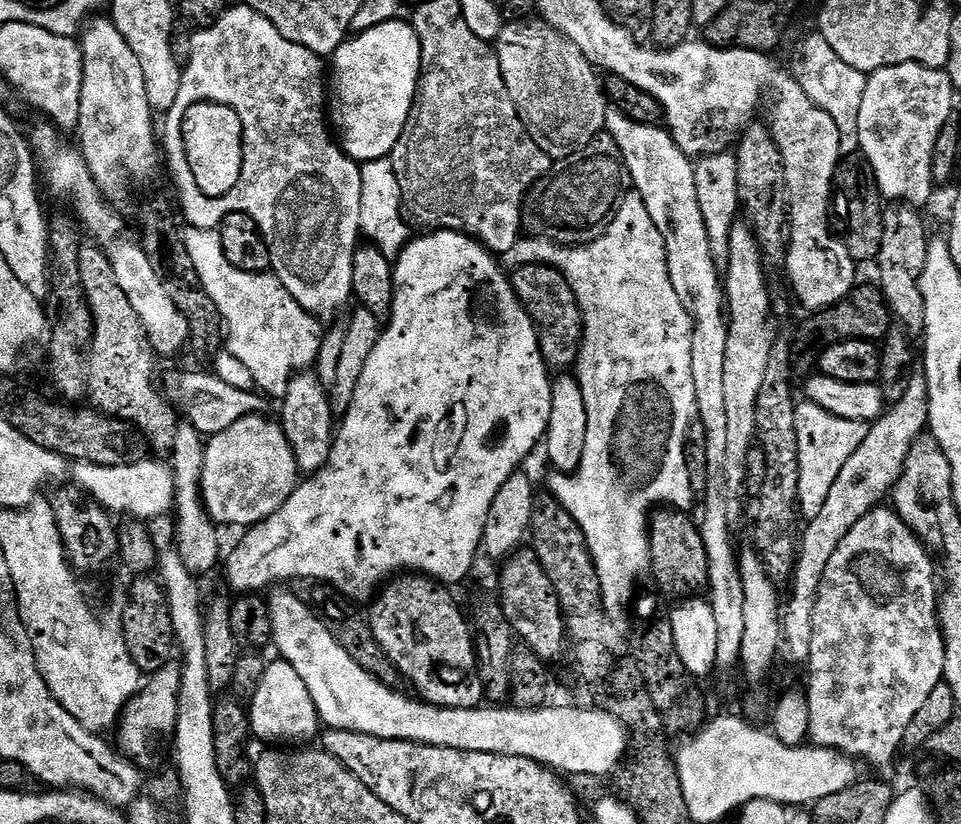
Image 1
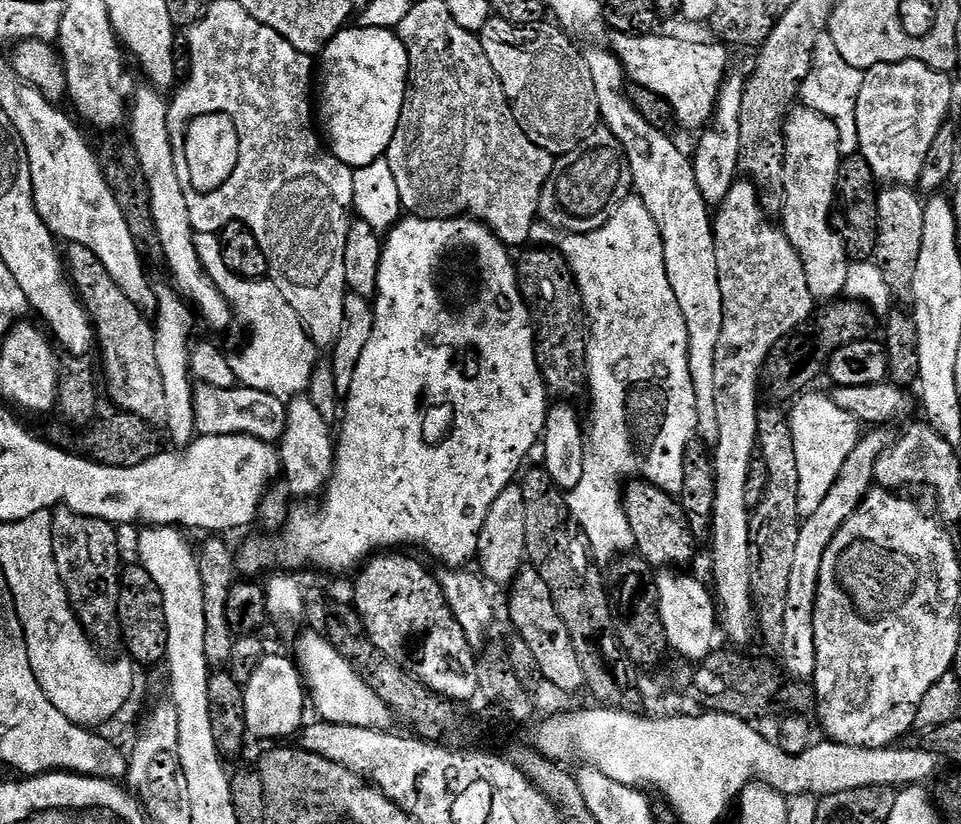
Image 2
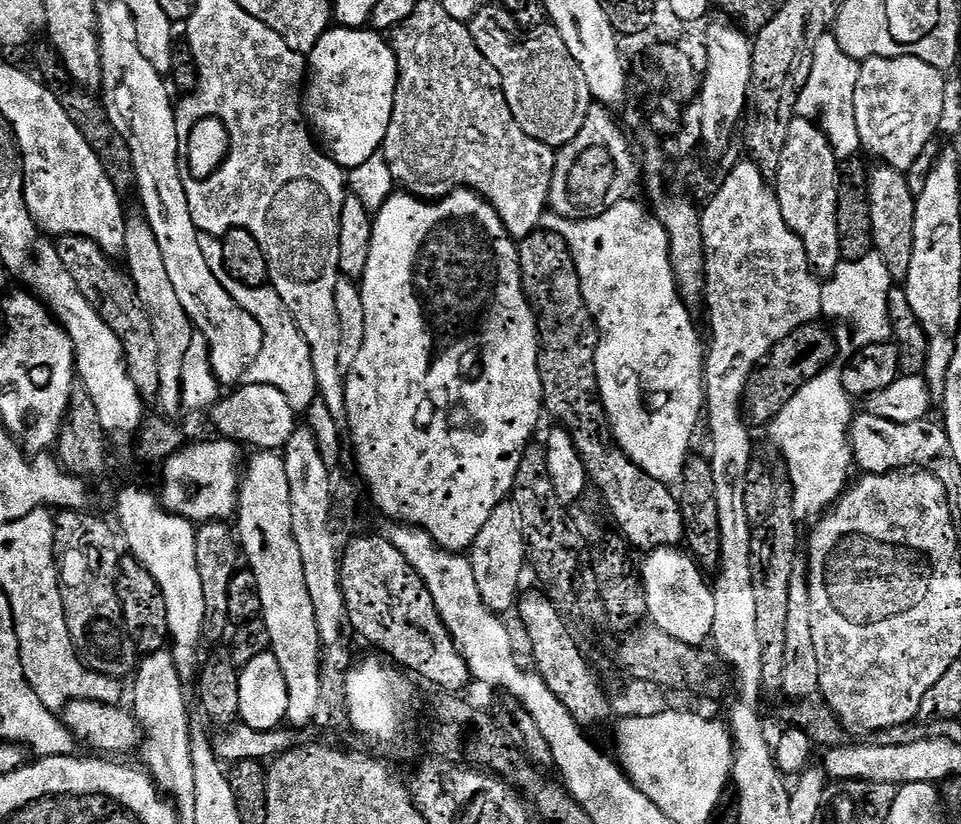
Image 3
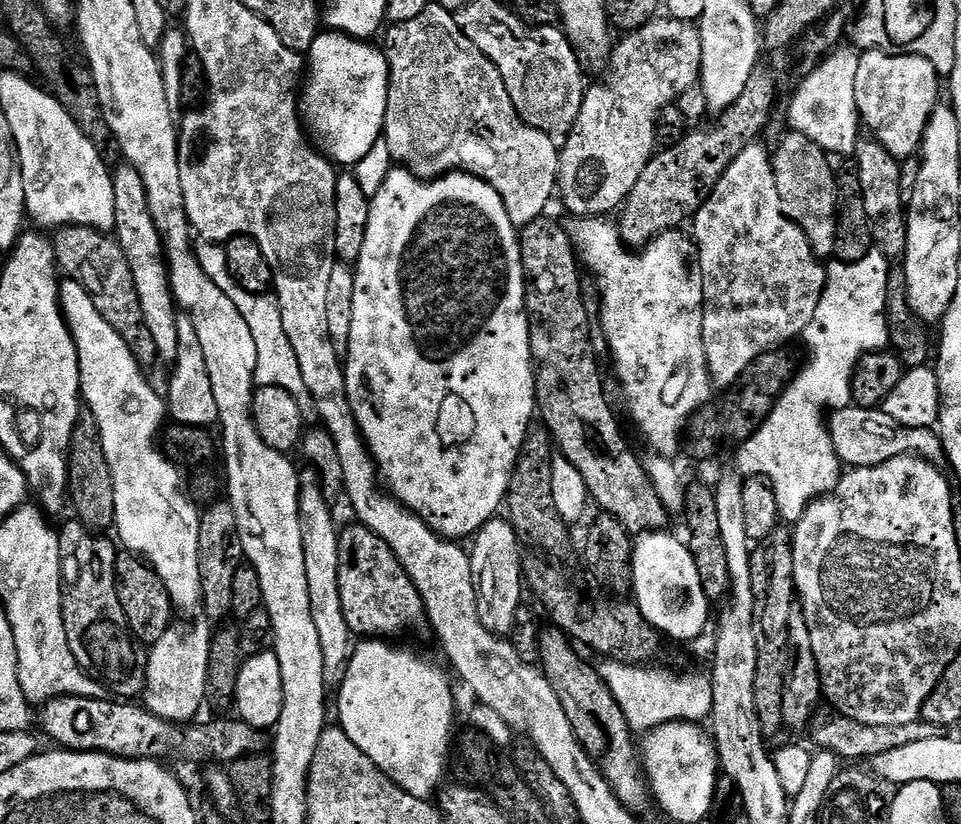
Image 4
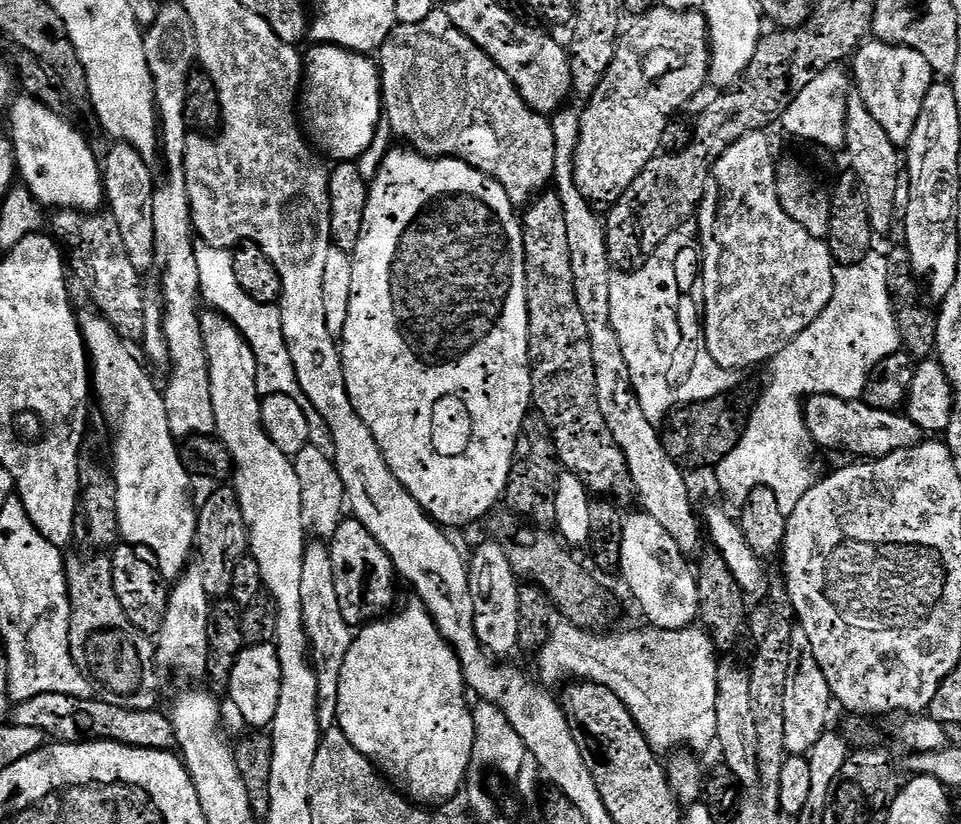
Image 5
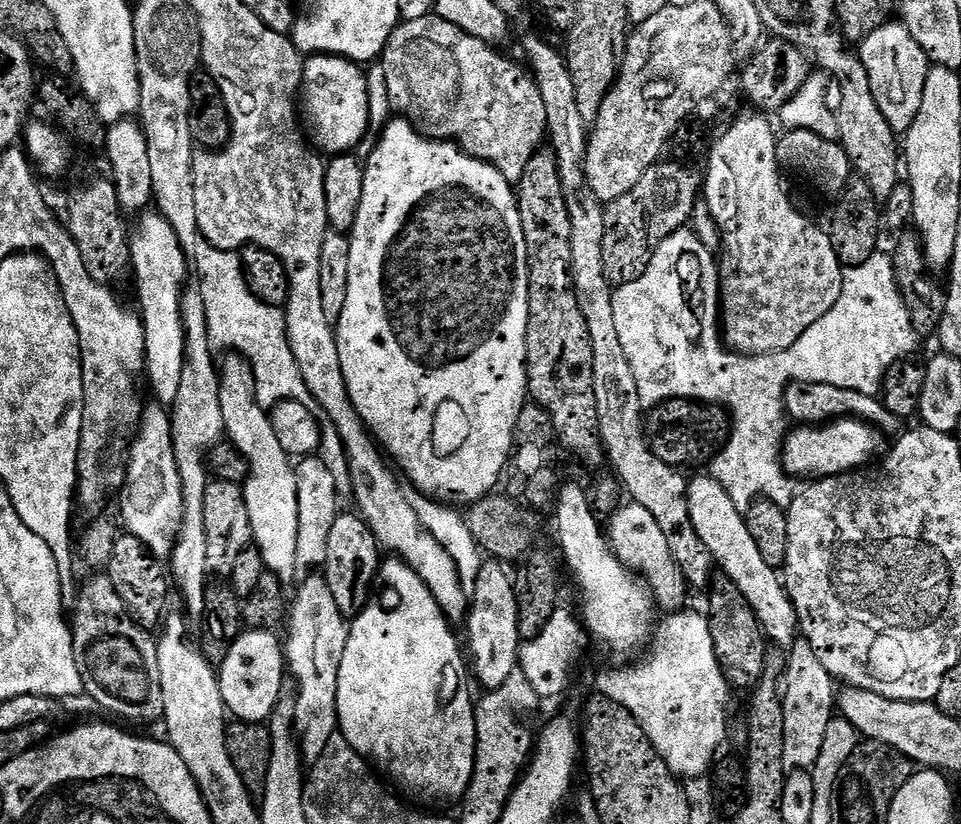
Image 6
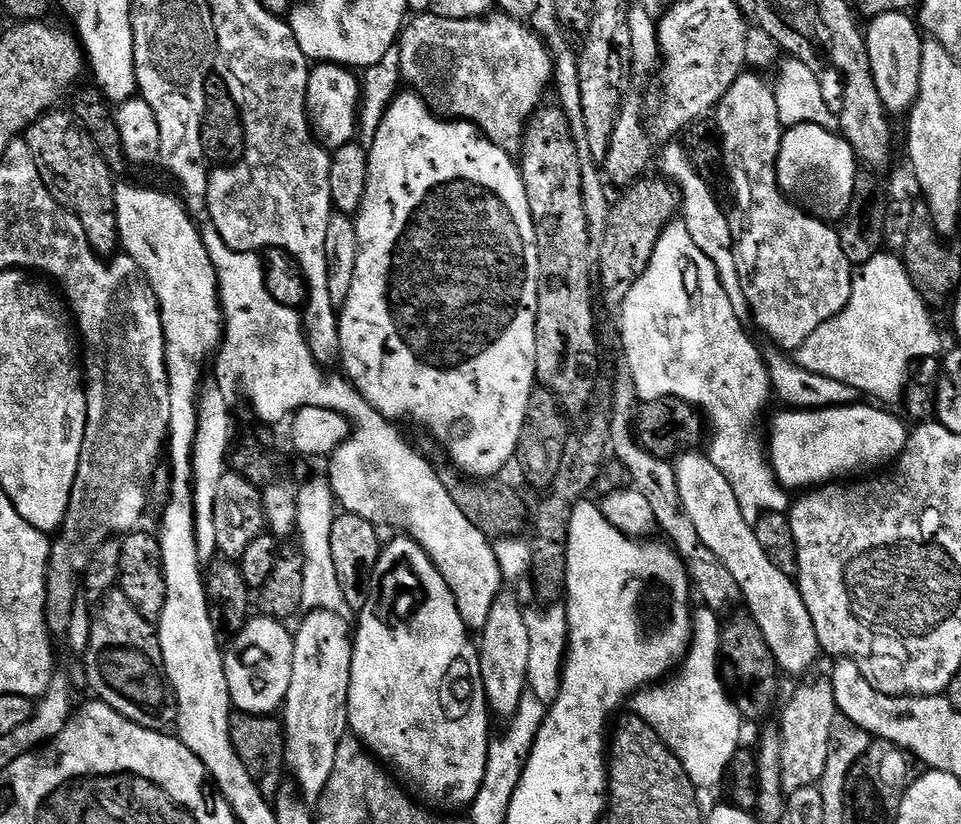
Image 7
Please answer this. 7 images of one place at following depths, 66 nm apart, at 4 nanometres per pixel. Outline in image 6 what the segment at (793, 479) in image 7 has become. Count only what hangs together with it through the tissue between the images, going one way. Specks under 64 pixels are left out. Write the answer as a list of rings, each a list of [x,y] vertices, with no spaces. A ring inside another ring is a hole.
[[[840,418],[823,426],[800,426],[795,430],[797,432],[787,433],[782,445],[784,470],[792,478],[823,478],[855,472],[863,469],[869,463],[867,460],[880,448],[881,437],[877,429],[859,418]]]

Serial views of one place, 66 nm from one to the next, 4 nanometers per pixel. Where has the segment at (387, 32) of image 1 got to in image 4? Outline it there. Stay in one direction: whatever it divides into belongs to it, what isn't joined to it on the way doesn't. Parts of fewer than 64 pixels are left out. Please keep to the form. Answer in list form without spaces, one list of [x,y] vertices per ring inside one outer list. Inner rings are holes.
[[[324,30],[317,35],[306,54],[302,116],[307,127],[312,127],[317,138],[324,143],[323,155],[337,165],[356,164],[366,159],[384,132],[384,119],[387,116],[389,119],[392,70],[387,55],[377,48],[372,42],[357,40],[345,32]]]

